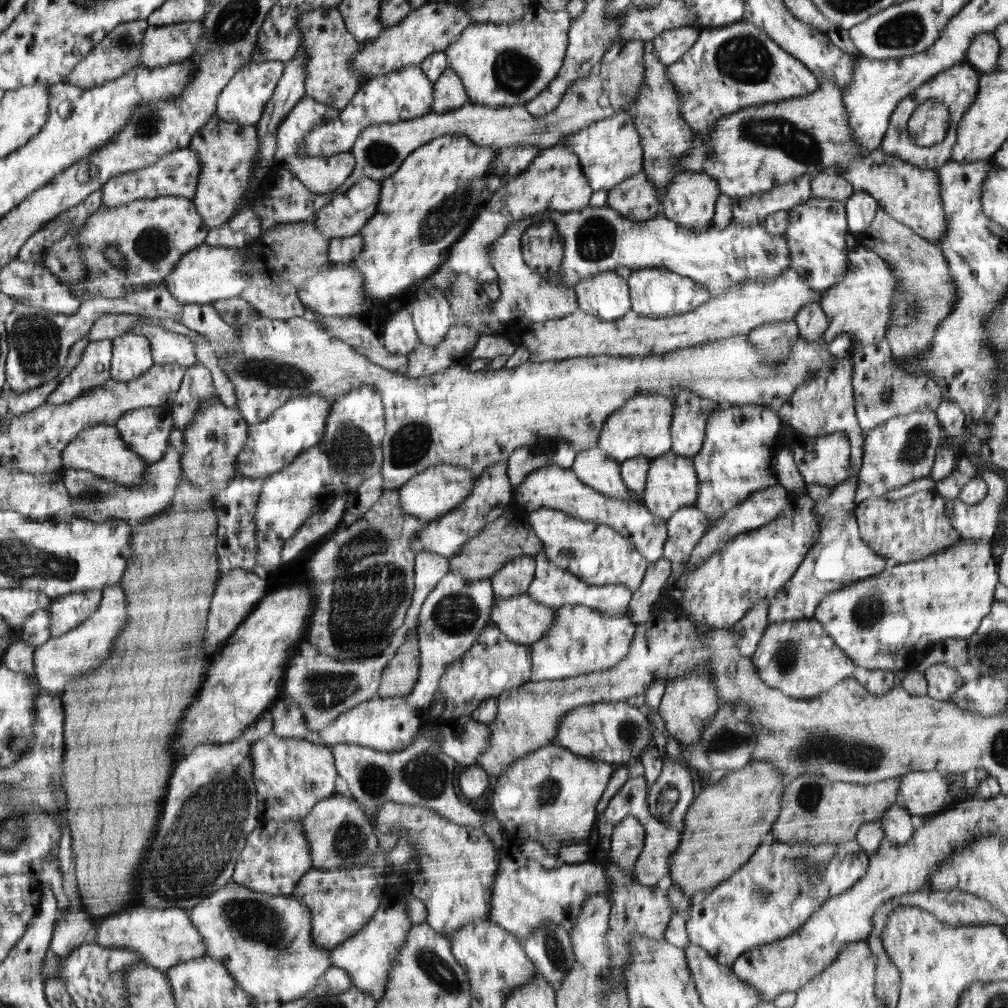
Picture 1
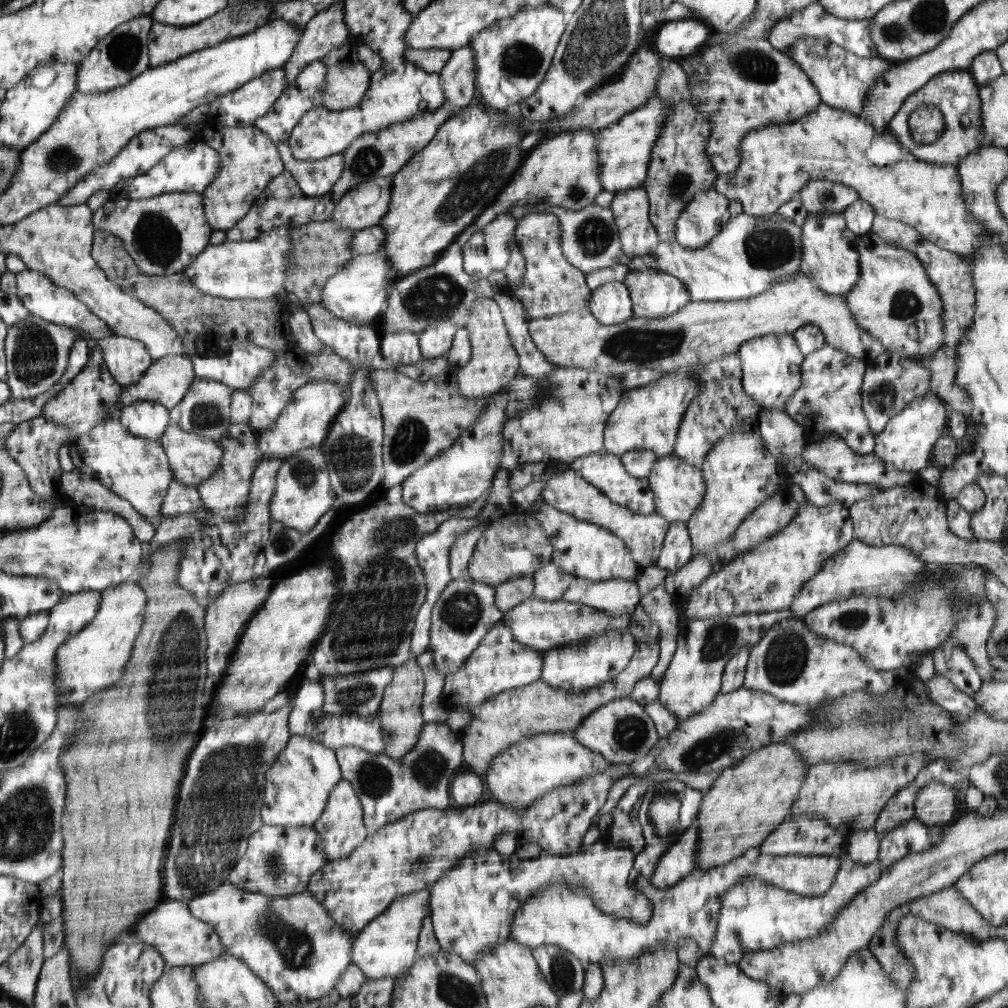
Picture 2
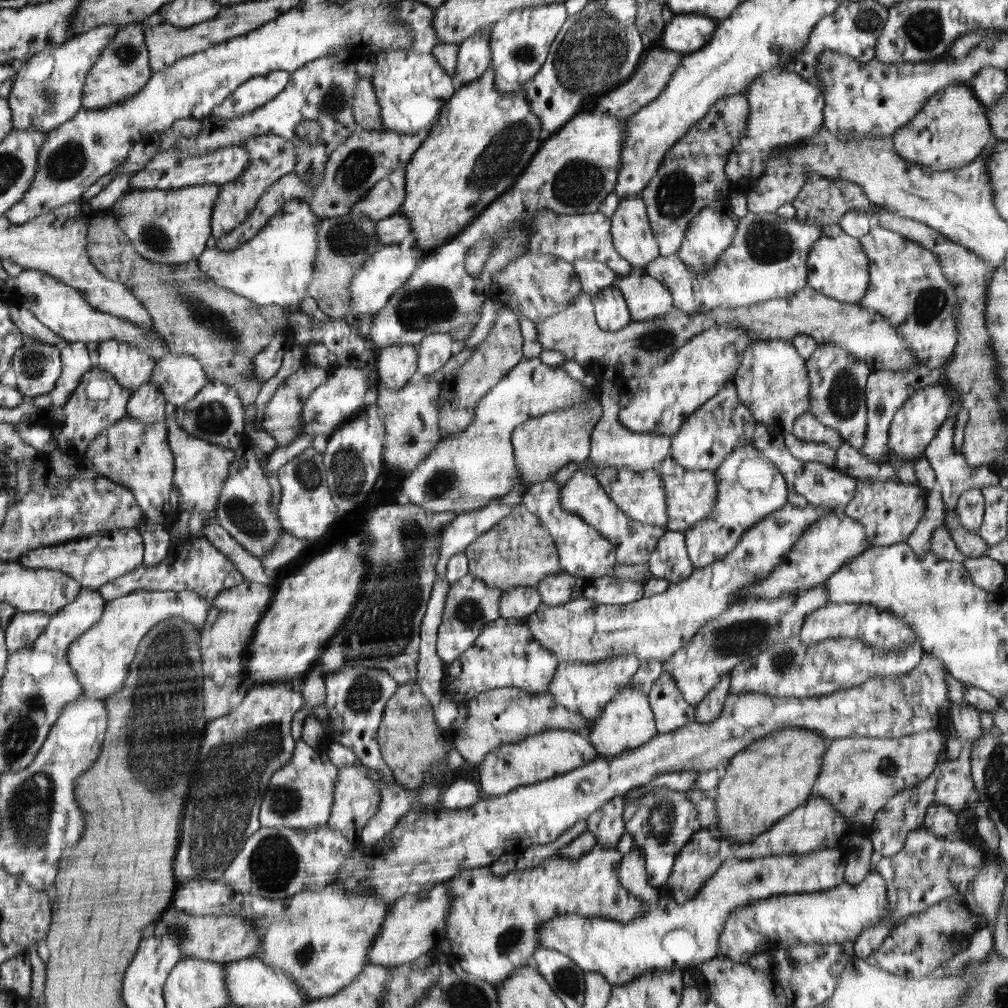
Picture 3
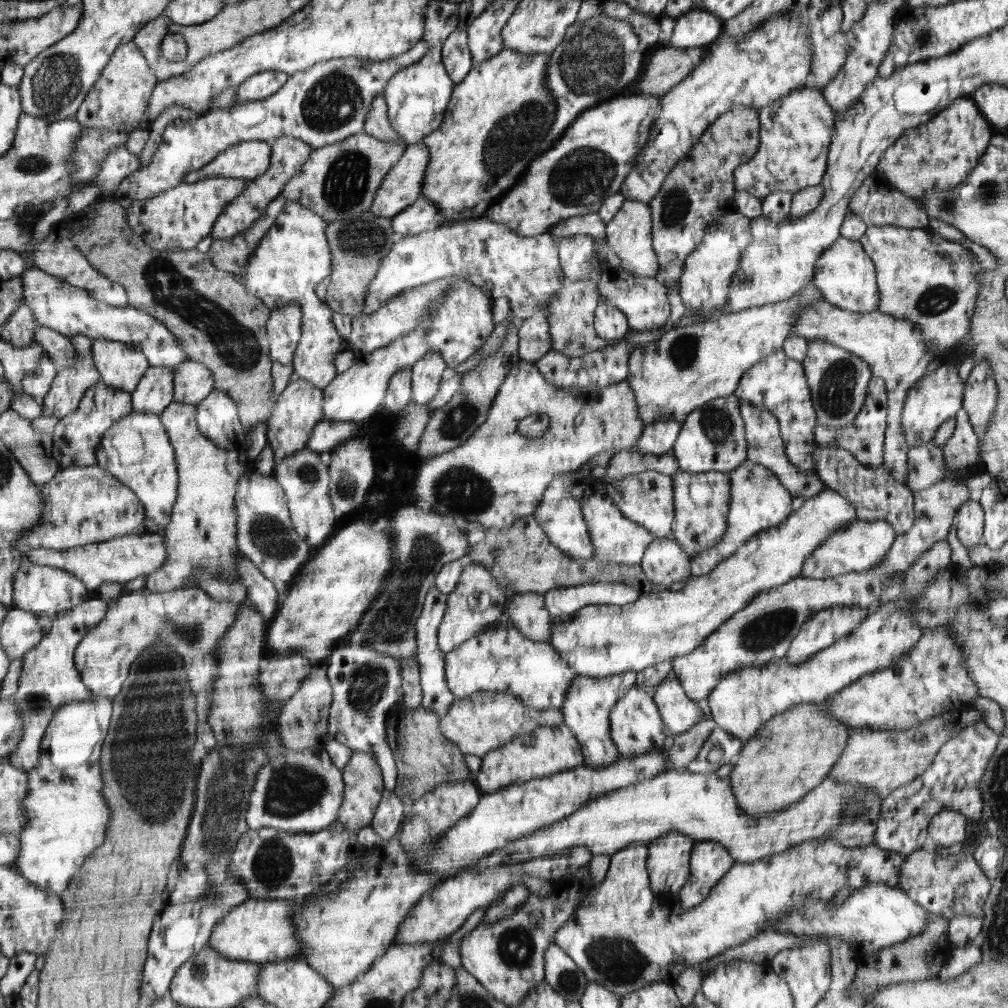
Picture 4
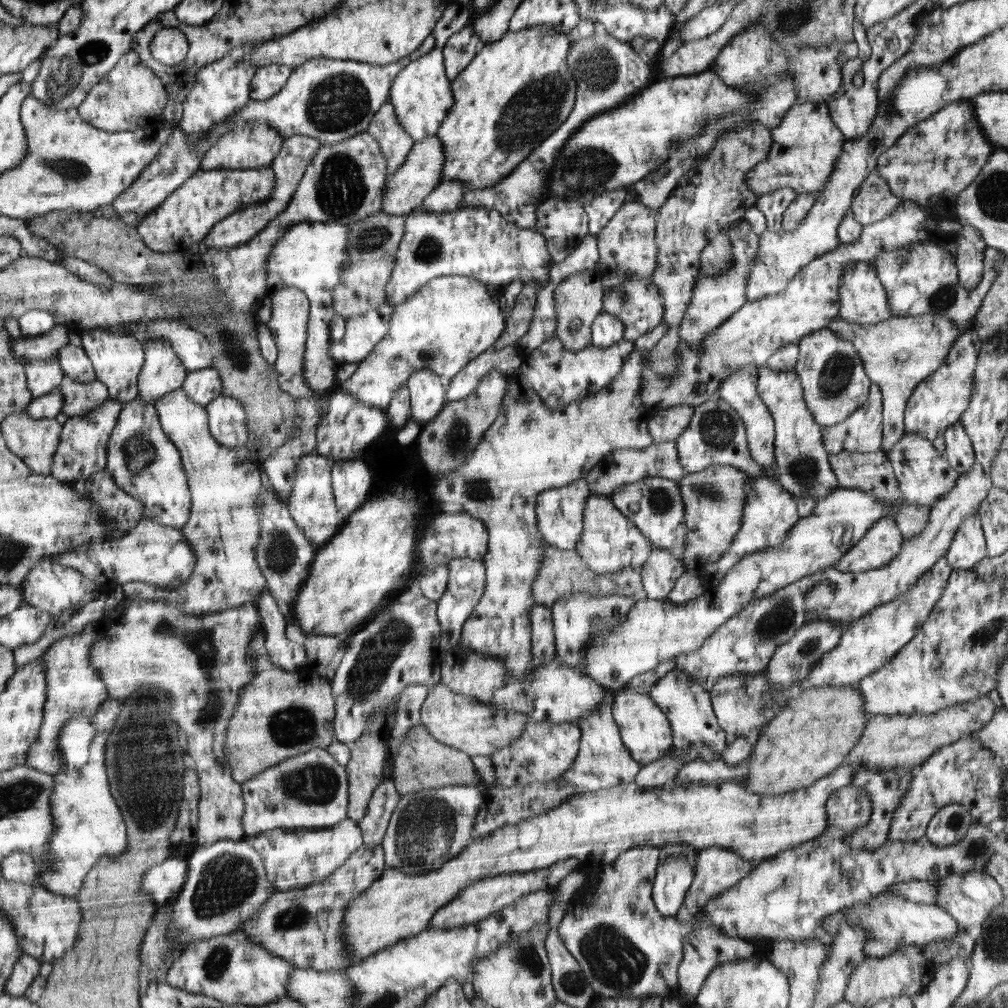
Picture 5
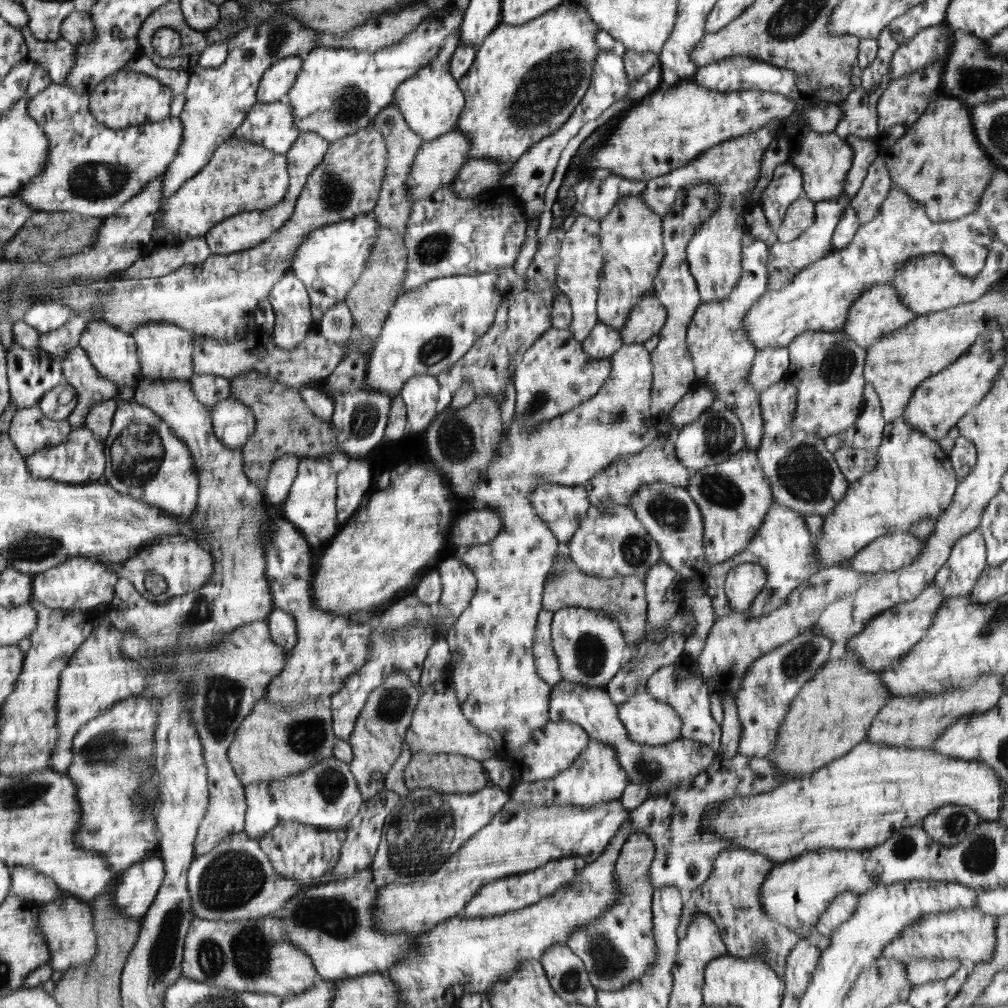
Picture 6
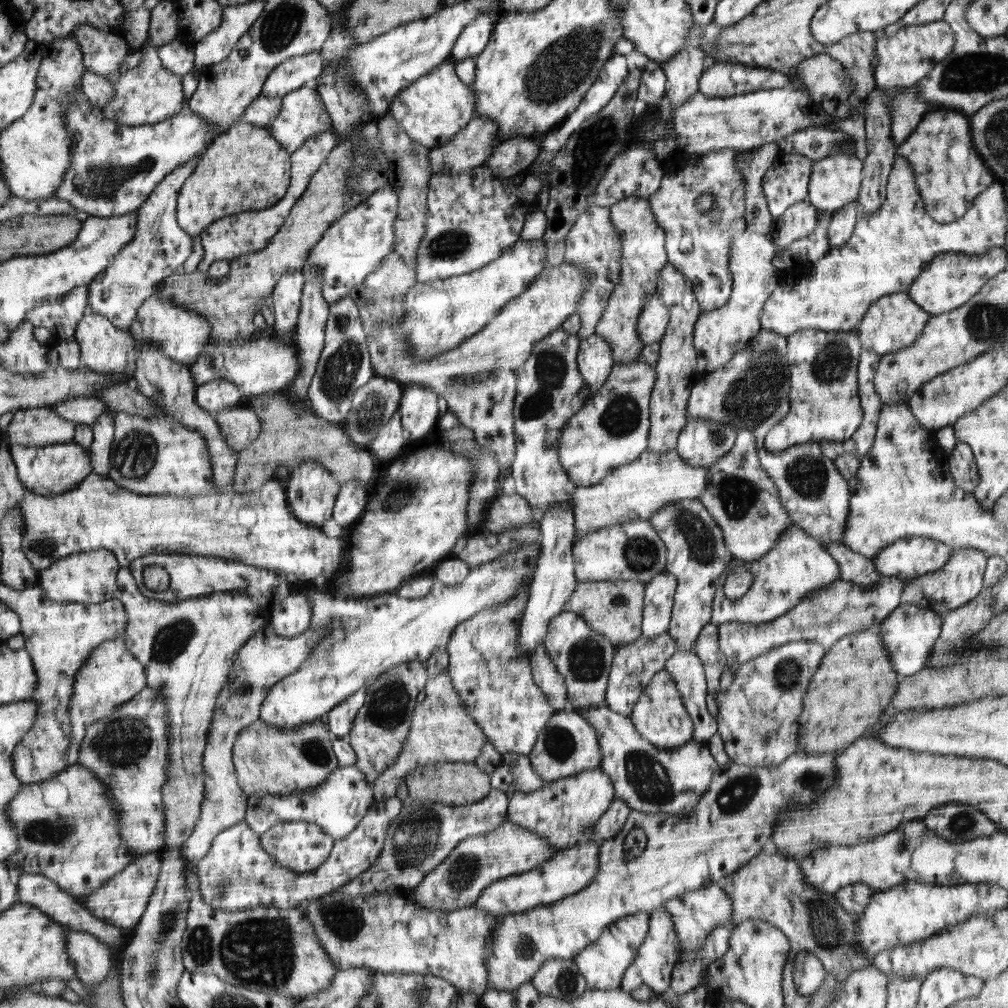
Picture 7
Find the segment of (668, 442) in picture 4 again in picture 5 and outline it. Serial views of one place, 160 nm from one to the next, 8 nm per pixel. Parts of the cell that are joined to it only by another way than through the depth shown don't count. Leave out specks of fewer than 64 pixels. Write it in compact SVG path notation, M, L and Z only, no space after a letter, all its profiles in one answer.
M691 405L668 406L655 411L647 423L652 442L674 442L689 424L693 411Z

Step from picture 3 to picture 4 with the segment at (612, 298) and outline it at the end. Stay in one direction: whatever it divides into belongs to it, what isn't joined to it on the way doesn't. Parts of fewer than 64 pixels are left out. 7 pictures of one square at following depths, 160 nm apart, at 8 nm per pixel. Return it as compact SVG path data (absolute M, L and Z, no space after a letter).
M599 299L596 304L592 326L595 330L595 335L605 341L615 342L616 340L621 340L629 332L629 327L627 327L624 314L619 312L614 306L602 302L602 299Z

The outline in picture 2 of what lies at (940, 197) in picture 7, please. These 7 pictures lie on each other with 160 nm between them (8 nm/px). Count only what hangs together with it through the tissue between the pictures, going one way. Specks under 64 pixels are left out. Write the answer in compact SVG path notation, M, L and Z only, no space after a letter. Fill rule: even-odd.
M967 70L945 71L932 76L920 89L912 92L897 109L887 124L889 132L903 149L907 149L918 161L932 165L953 165L956 167L980 144L980 98L978 85ZM921 105L934 106L941 113L944 129L929 144L915 145L908 131L908 116Z

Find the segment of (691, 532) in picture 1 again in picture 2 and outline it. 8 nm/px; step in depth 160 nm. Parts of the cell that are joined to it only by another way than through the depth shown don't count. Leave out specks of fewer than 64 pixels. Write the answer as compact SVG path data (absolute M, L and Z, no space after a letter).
M671 522L665 533L656 565L667 573L679 570L692 557L692 550L685 522Z

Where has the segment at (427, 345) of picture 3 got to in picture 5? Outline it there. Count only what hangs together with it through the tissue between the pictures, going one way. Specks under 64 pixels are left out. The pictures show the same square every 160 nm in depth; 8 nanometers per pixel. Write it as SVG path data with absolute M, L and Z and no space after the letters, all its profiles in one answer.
M425 368L413 373L404 382L408 390L411 416L419 426L431 421L443 407L441 381Z

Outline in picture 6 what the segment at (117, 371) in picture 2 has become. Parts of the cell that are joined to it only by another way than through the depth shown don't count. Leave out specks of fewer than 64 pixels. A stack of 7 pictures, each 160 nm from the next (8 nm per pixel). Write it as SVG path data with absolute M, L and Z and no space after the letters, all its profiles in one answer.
M92 320L87 322L79 337L78 345L85 352L98 375L115 383L118 390L117 398L133 398L142 374L140 373L139 355L136 353L136 343L131 335L125 334L125 331L117 330L117 327L109 326L105 322Z

